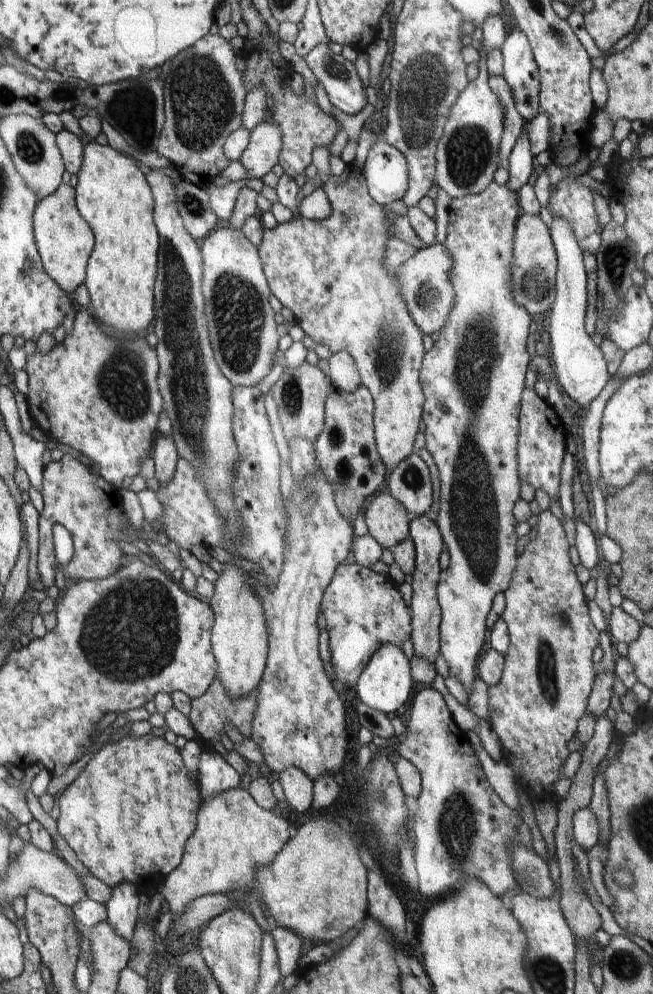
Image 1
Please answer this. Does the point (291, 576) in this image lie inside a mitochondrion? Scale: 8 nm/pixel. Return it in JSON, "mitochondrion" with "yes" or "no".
{"mitochondrion":"no"}

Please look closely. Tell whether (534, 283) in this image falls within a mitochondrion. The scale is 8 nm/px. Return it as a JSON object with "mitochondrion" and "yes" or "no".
{"mitochondrion":"yes"}

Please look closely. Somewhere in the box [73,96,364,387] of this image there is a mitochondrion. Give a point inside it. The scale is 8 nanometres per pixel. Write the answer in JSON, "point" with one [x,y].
{"point":[239,313]}

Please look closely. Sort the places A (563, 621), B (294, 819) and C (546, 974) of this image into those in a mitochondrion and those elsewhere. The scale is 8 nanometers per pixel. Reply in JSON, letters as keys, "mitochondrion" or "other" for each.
{"A":"mitochondrion","B":"other","C":"mitochondrion"}

